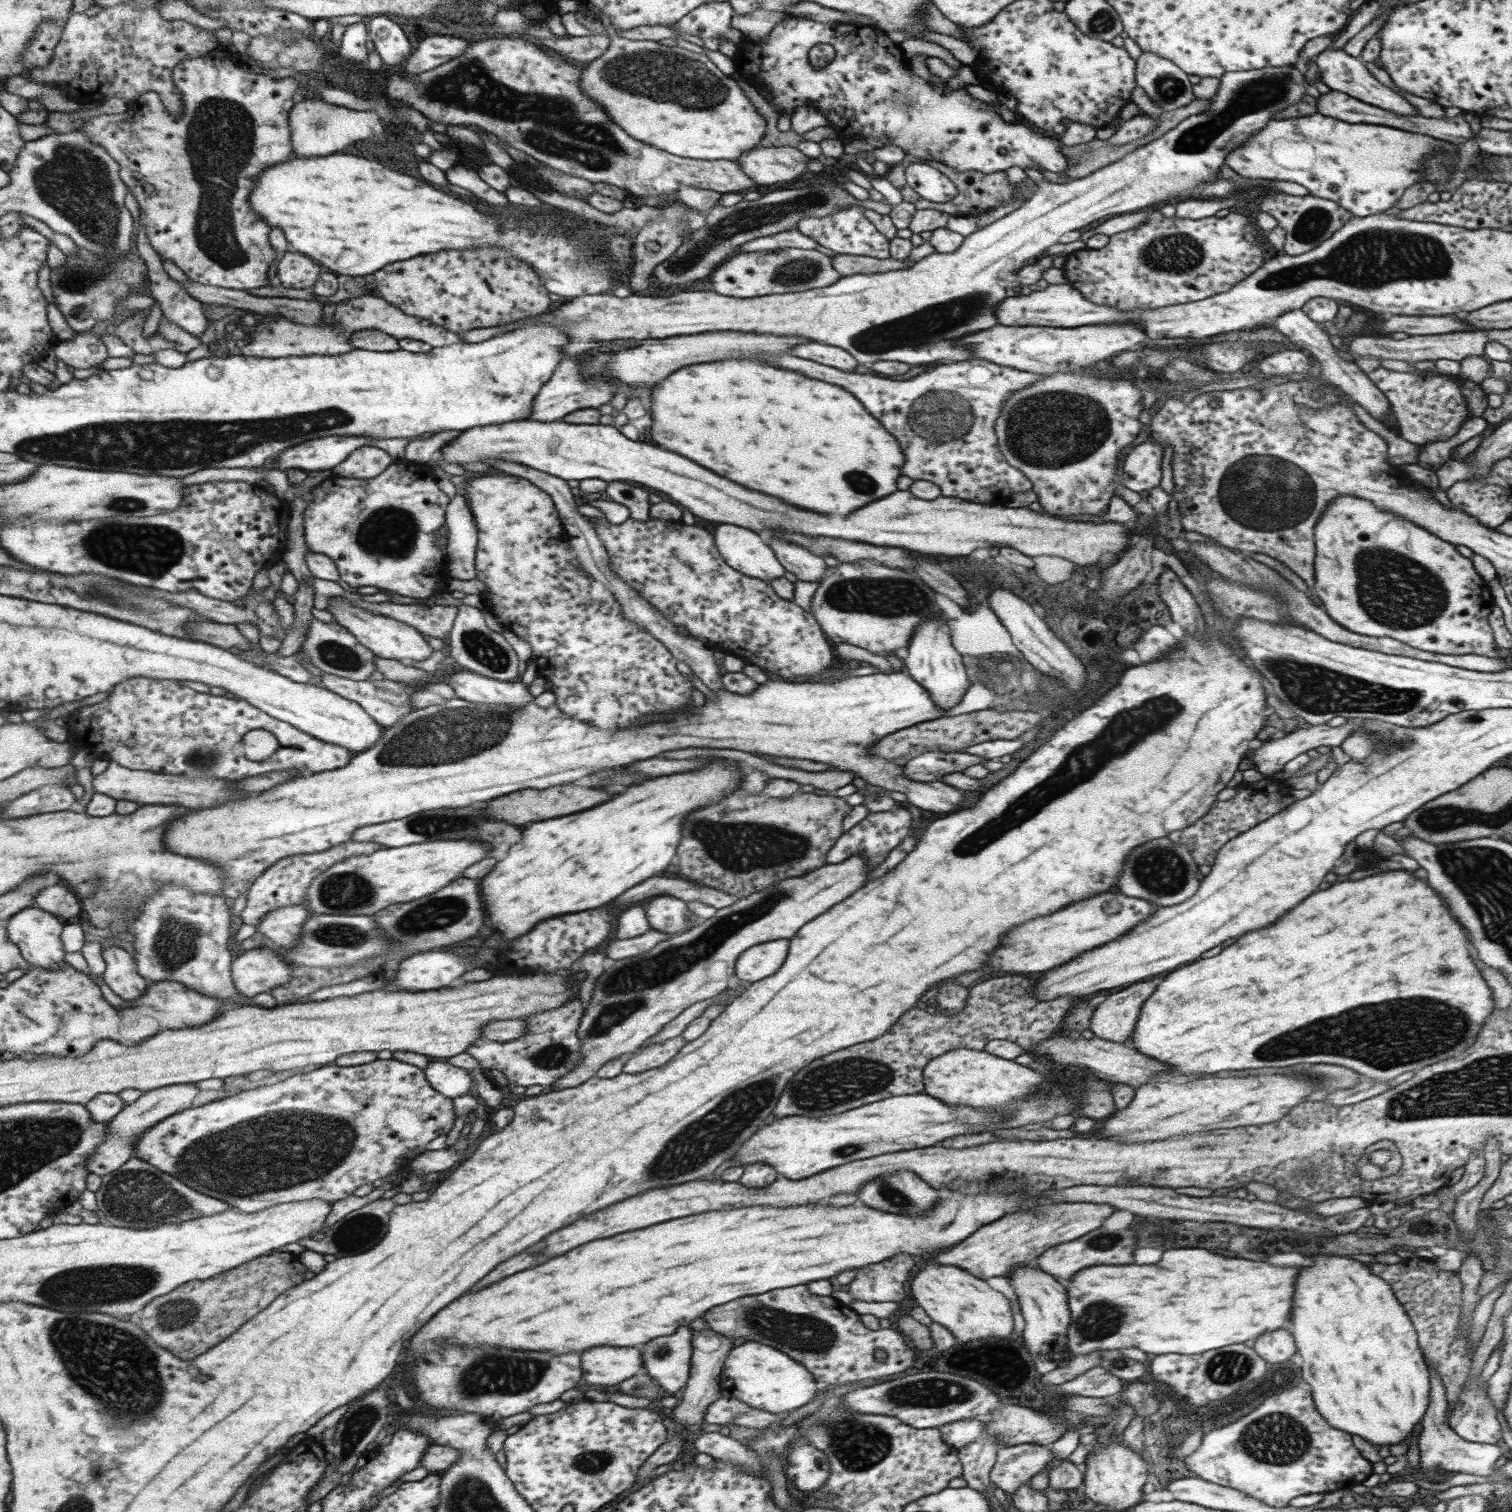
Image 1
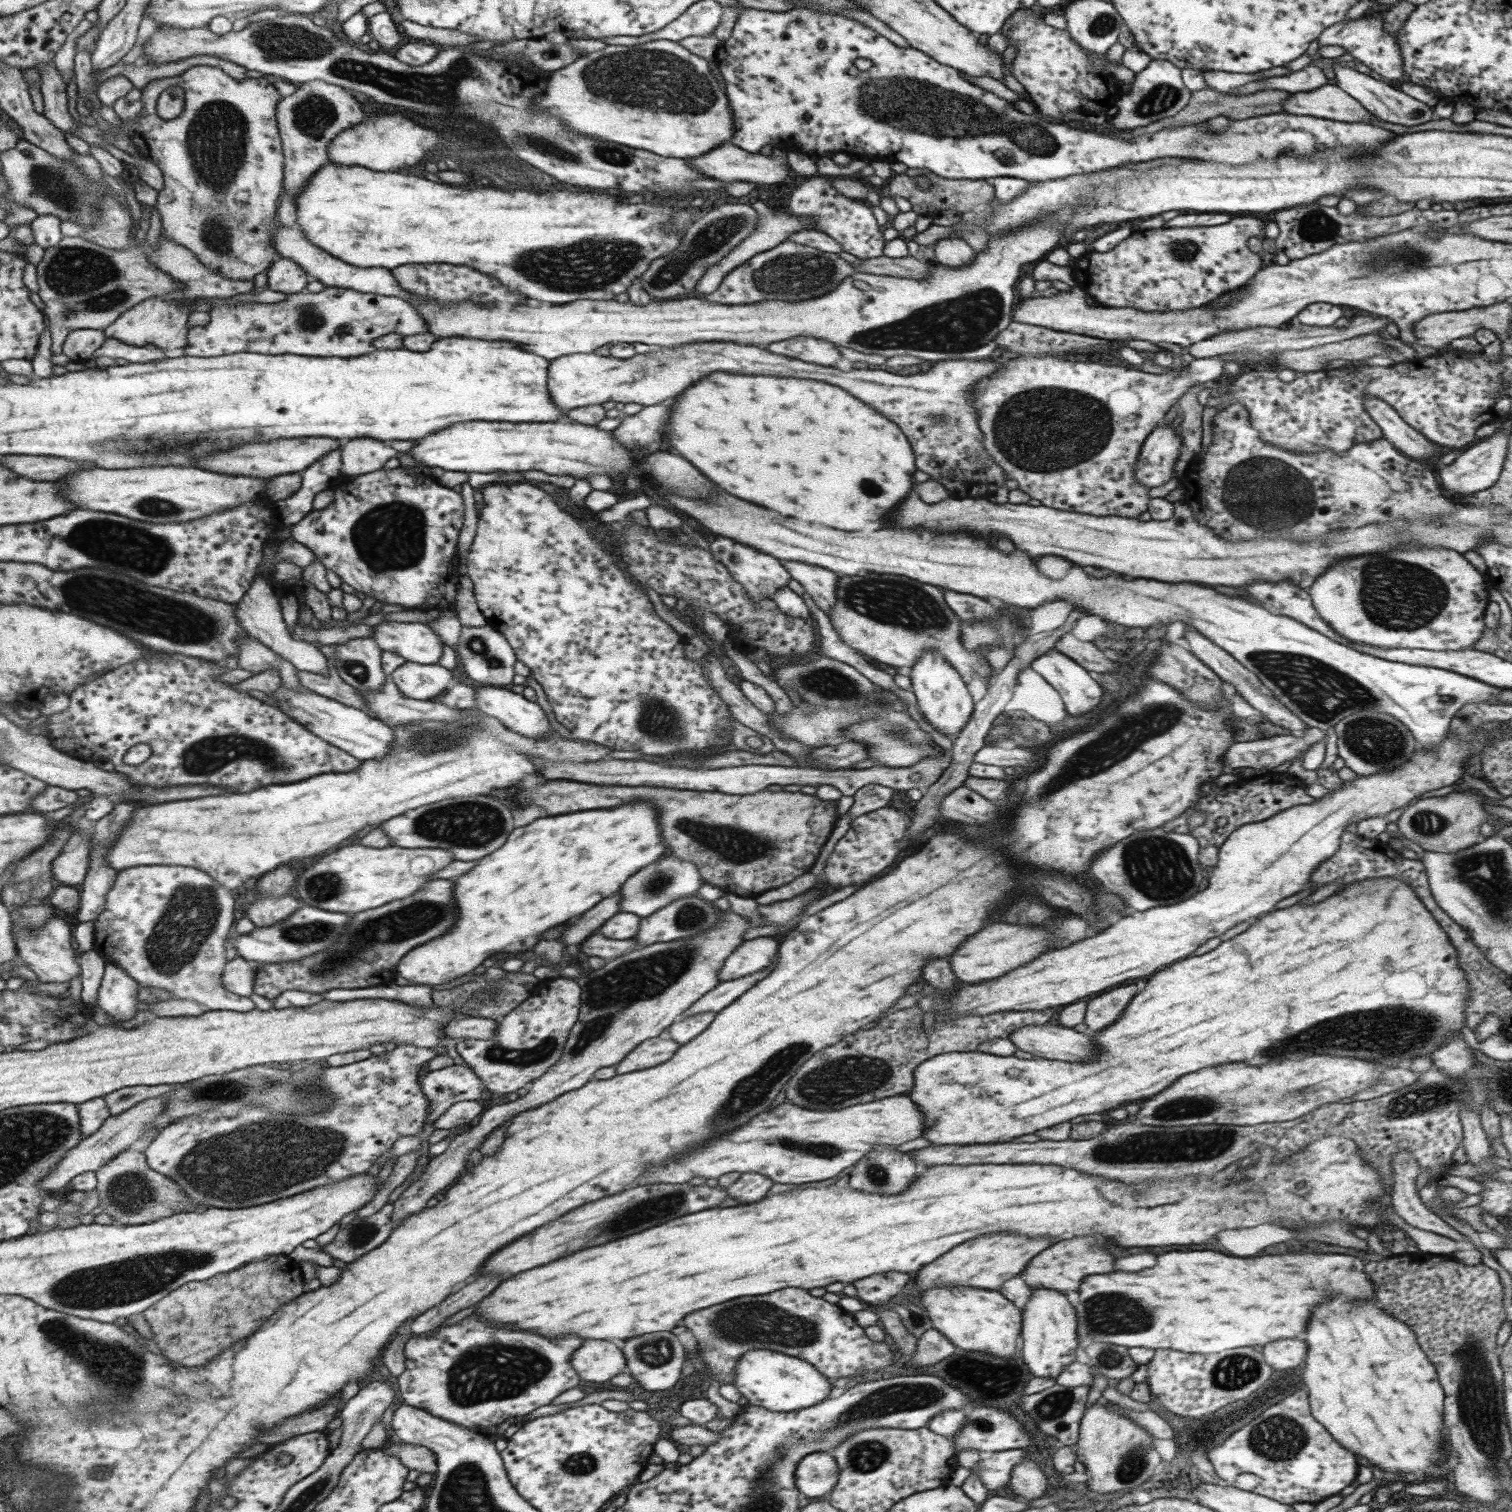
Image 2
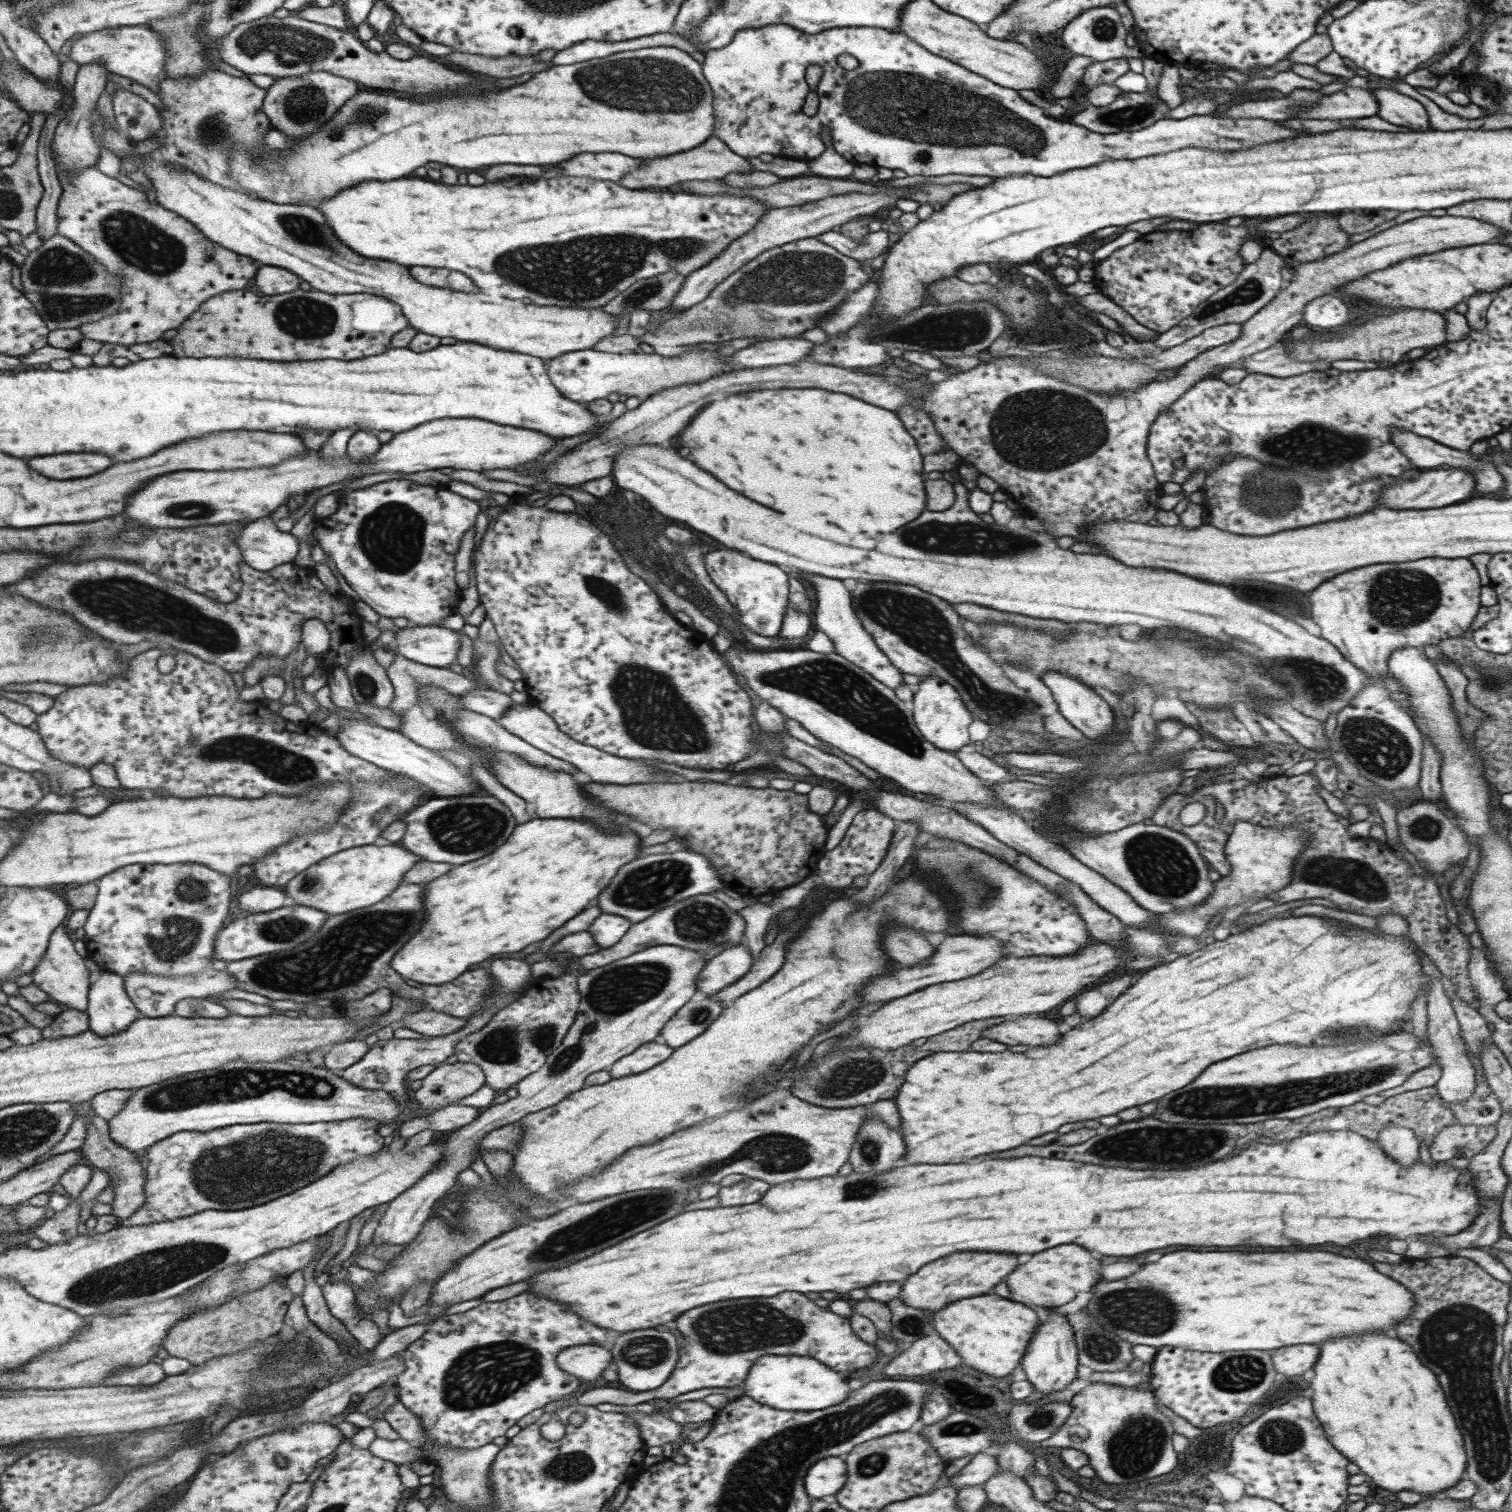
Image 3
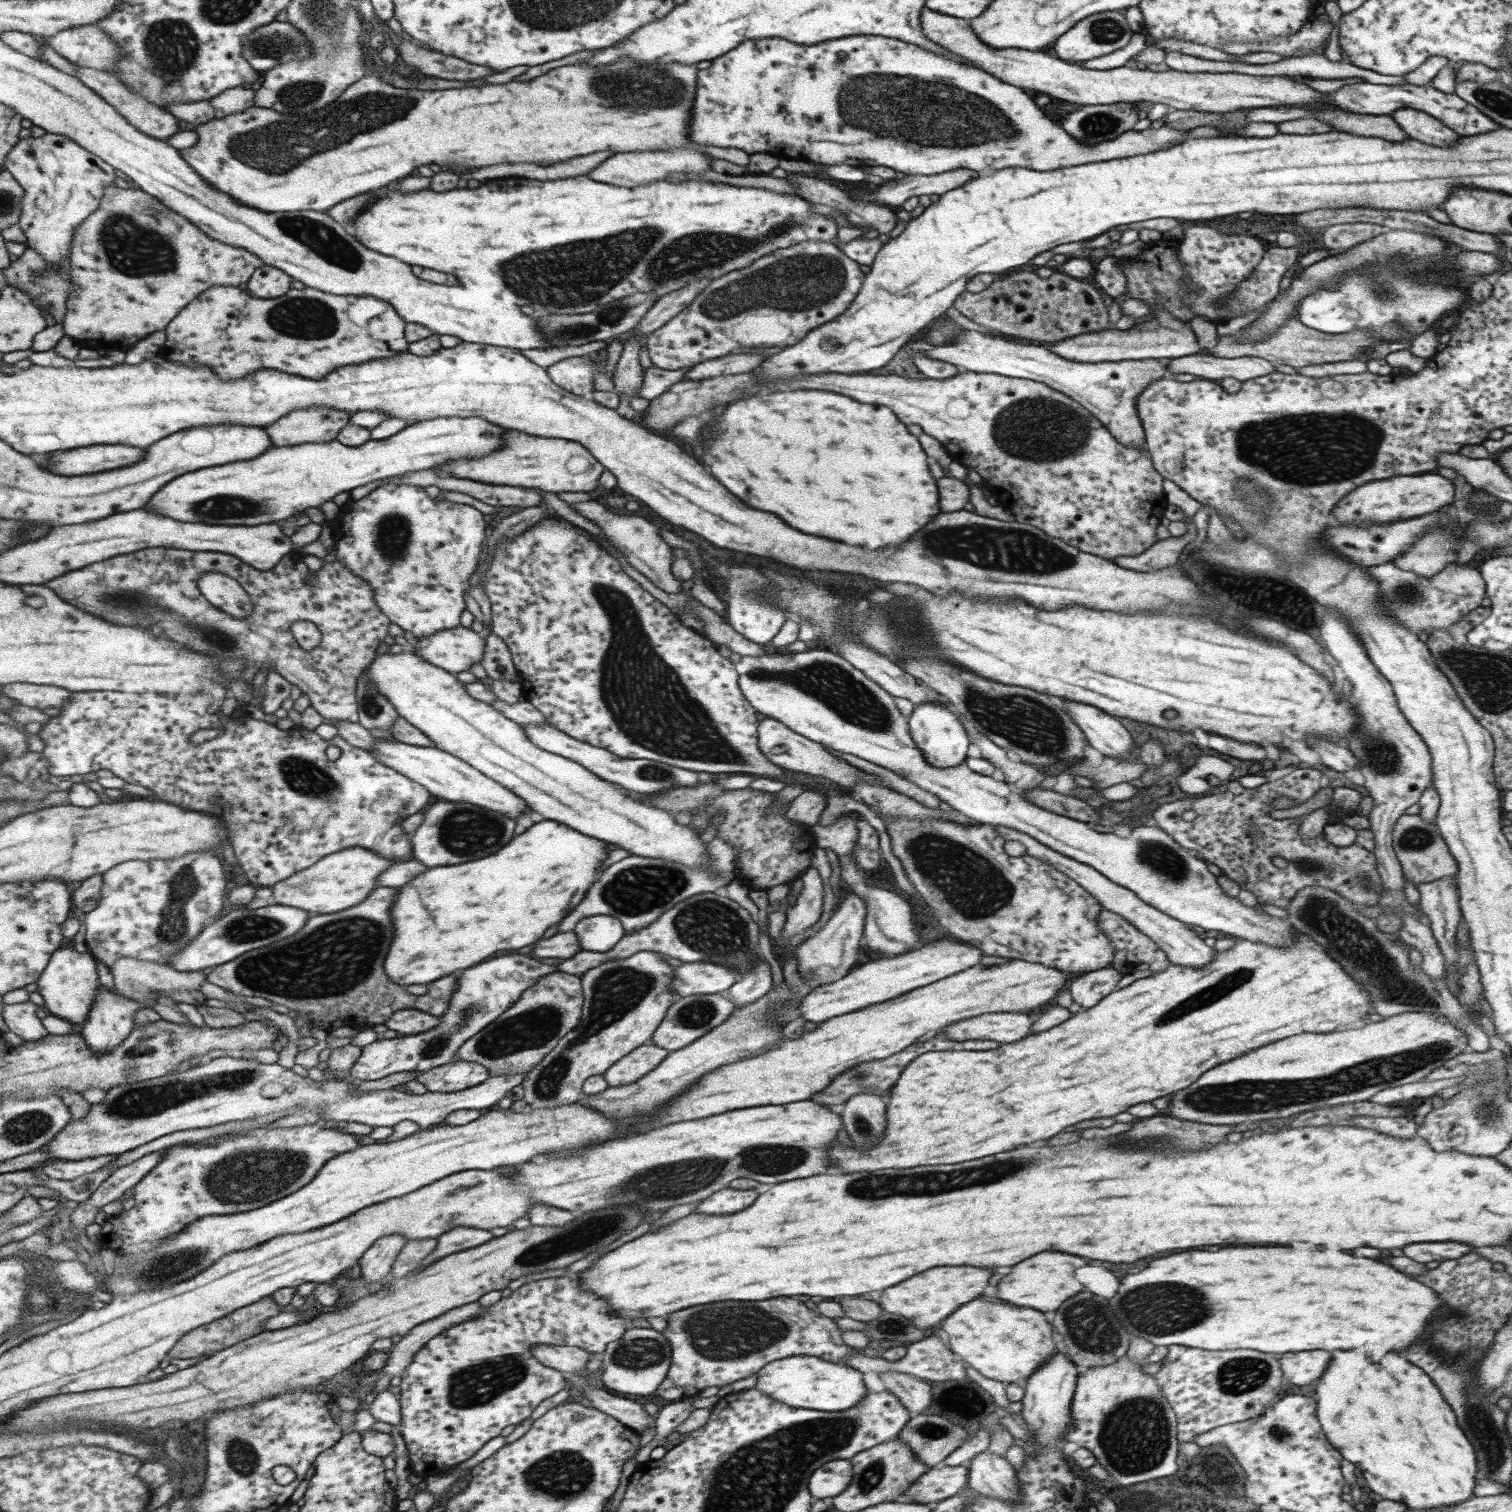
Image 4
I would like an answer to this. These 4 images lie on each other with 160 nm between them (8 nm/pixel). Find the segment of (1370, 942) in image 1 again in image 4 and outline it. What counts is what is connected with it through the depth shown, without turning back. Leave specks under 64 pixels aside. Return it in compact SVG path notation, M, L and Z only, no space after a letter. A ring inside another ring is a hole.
M1295 932L1295 944L1293 946L1285 946L1285 948L1277 948L1271 945L1266 945L1260 942L1246 941L1245 939L1236 939L1233 946L1223 952L1214 950L1211 960L1201 968L1191 968L1179 965L1169 965L1161 972L1156 972L1154 975L1149 975L1144 978L1139 978L1129 985L1111 992L1109 996L1101 998L1093 1008L1083 1010L1081 1014L1071 1016L1069 1020L1061 1022L1059 1026L1053 1026L1045 1032L1039 1034L1029 1034L1019 1042L1013 1044L1001 1044L995 1050L943 1050L943 1052L927 1052L917 1056L913 1062L909 1062L909 1066L903 1068L903 1072L899 1074L897 1084L891 1088L889 1092L889 1104L887 1104L887 1128L885 1128L885 1136L883 1140L873 1146L869 1152L855 1152L853 1148L845 1148L835 1144L829 1150L829 1164L833 1166L841 1166L841 1170L845 1174L851 1172L871 1172L871 1170L879 1170L879 1168L913 1168L913 1166L935 1166L935 1164L957 1164L957 1162L965 1162L965 1160L975 1160L975 1158L983 1158L989 1154L997 1154L997 1152L1005 1152L1011 1150L1017 1144L1029 1144L1035 1140L1043 1140L1049 1138L1053 1134L1057 1134L1059 1130L1063 1130L1065 1126L1071 1126L1075 1122L1081 1120L1093 1120L1093 1118L1113 1117L1119 1112L1125 1112L1125 1108L1139 1104L1139 1102L1149 1102L1155 1100L1159 1096L1165 1096L1169 1092L1181 1090L1185 1086L1189 1086L1191 1082L1195 1082L1199 1078L1199 1074L1203 1074L1205 1070L1213 1068L1219 1062L1227 1062L1231 1058L1235 1058L1237 1054L1243 1054L1247 1050L1265 1046L1269 1042L1293 1036L1293 1034L1301 1034L1301 1032L1313 1032L1313 1034L1327 1034L1329 1032L1361 1027L1370 1023L1366 1019L1367 1013L1371 1010L1372 1004L1368 997L1368 992L1364 988L1351 980L1343 968L1329 958L1329 954L1325 952L1323 946L1315 944L1309 936Z

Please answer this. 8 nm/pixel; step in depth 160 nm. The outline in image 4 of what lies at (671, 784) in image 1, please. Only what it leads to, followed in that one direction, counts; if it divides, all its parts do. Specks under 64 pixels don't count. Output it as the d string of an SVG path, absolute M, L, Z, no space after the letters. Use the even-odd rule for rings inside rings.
M543 820L515 836L507 846L501 848L501 854L455 866L429 867L429 872L417 876L415 882L401 888L397 904L393 906L397 936L389 958L385 960L385 972L397 984L431 984L437 978L455 972L455 968L471 968L493 952L517 950L533 944L549 926L557 924L569 914L571 908L579 904L596 879L597 869L607 858L607 853L605 842L577 834L563 824Z

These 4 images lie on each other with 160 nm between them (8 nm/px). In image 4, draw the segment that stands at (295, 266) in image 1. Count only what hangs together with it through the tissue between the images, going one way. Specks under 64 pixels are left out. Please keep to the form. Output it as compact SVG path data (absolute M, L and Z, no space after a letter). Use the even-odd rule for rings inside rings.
M263 265L247 283L248 291L259 298L279 298L292 288L294 278L276 266Z

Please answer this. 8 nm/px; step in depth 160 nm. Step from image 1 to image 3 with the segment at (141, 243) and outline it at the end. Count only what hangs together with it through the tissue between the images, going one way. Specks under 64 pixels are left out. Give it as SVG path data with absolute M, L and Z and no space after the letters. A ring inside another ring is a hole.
M299 288L287 294L269 296L260 294L256 289L243 289L225 292L213 297L209 301L206 301L195 315L191 315L191 318L186 320L180 328L177 328L174 337L169 342L171 342L174 346L172 355L177 358L241 357L279 362L293 362L293 360L313 361L321 360L321 358L323 358L323 360L325 360L325 358L337 358L337 360L357 360L357 358L365 358L365 356L367 356L367 352L369 352L369 356L375 356L388 351L391 348L392 340L395 338L396 334L407 329L409 325L409 319L405 316L399 304L389 300L388 298L383 298L375 294L329 294L315 288L308 291Z

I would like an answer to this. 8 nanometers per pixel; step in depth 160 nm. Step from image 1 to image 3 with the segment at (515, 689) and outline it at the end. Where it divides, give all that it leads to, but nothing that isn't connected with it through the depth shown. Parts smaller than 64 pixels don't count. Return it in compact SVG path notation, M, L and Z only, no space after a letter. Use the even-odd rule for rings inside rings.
M513 703L506 711L502 712L496 722L507 732L514 734L517 738L524 740L527 744L550 754L555 758L573 764L581 772L585 772L593 782L601 784L643 784L651 782L651 772L655 772L651 766L643 764L643 759L627 759L607 754L594 746L577 742L561 732L555 722L549 718L537 705L526 705L525 703Z

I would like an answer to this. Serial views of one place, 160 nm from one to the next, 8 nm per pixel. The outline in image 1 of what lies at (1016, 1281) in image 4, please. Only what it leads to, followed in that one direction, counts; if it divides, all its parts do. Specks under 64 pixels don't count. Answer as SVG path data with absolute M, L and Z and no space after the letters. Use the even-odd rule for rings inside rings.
M1113 1212L1099 1230L1093 1230L1073 1242L1063 1242L1057 1244L1049 1250L1045 1250L1039 1258L1037 1258L1037 1266L1055 1276L1055 1278L1063 1278L1069 1280L1077 1270L1087 1268L1087 1266L1095 1266L1095 1264L1131 1264L1133 1262L1133 1248L1135 1248L1135 1230L1131 1228L1133 1222L1133 1214L1129 1212Z

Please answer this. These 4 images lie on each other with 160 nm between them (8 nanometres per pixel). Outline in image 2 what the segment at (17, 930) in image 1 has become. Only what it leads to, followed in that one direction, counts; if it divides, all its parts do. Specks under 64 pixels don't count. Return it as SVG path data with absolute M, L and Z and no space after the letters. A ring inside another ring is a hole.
M53 917L45 921L41 930L29 930L16 936L19 961L30 967L37 978L44 983L68 983L71 978L81 974L79 957L75 957L75 948L71 944L74 932L65 920Z

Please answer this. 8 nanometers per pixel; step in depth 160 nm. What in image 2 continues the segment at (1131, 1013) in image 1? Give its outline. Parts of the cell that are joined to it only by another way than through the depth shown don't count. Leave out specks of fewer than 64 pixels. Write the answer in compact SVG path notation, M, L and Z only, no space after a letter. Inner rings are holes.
M1141 978L1129 986L1119 986L1115 990L1109 990L1109 992L1089 1000L1083 1019L1087 1030L1099 1032L1105 1026L1113 1024L1119 1018L1119 1014L1125 1010L1125 1006L1131 1002L1133 994L1137 994L1137 990L1141 990Z

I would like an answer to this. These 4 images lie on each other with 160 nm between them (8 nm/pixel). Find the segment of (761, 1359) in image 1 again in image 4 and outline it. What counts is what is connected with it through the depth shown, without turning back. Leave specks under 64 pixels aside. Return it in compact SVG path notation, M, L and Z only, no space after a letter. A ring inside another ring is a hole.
M789 1356L777 1362L769 1362L760 1368L755 1376L754 1388L761 1390L765 1396L797 1408L821 1410L821 1412L841 1412L863 1400L867 1394L858 1370L845 1364L823 1362L814 1356Z

